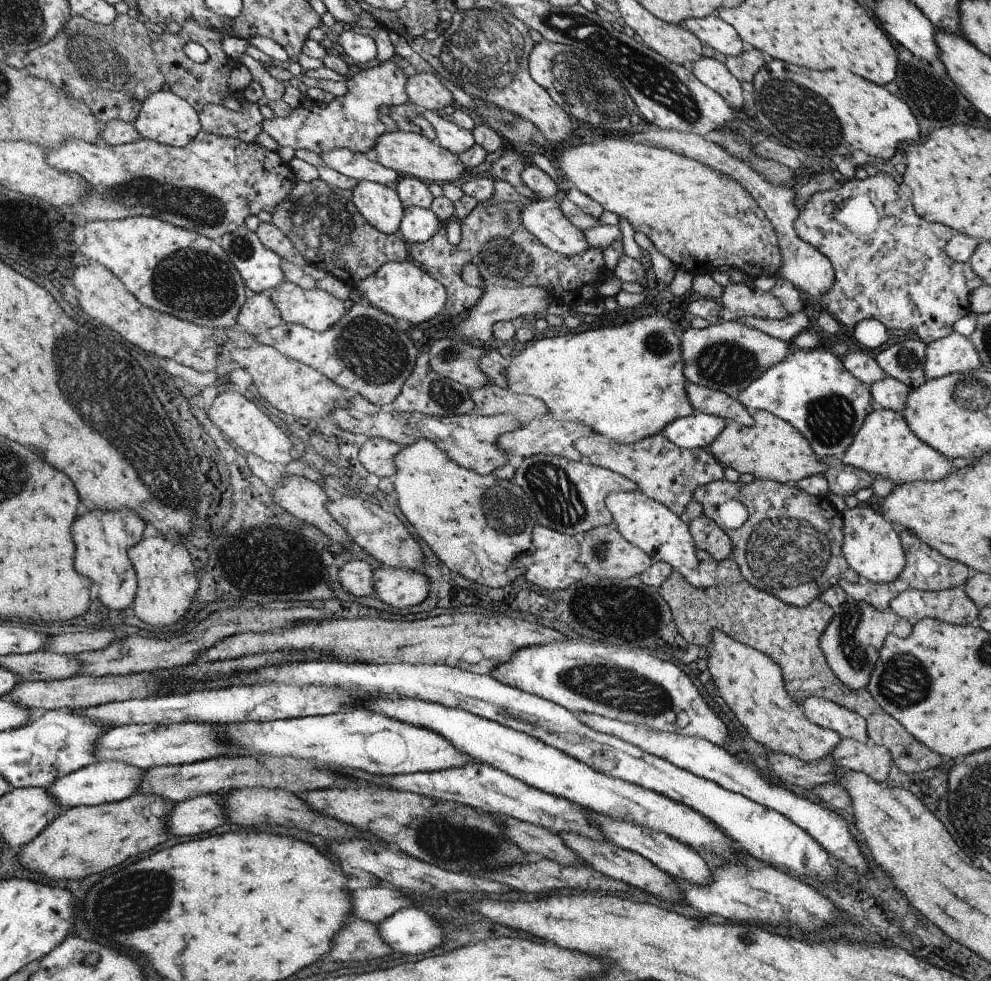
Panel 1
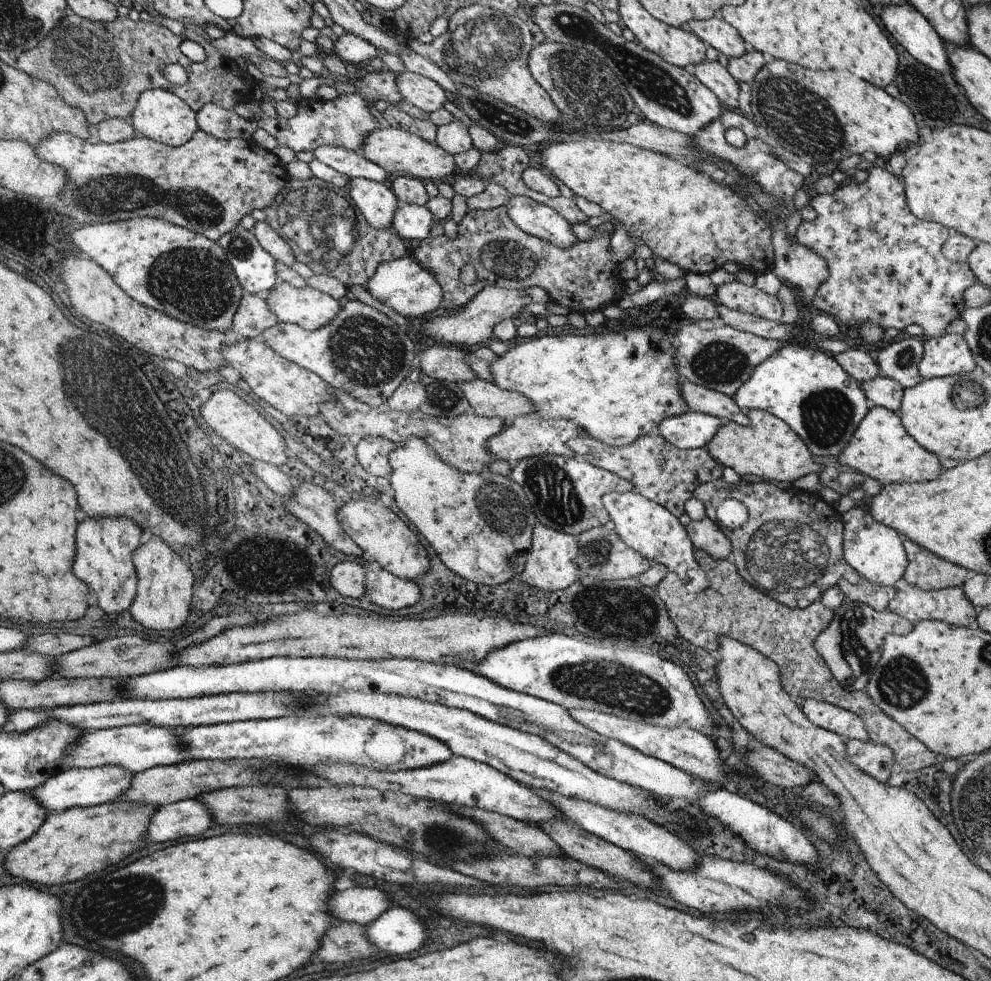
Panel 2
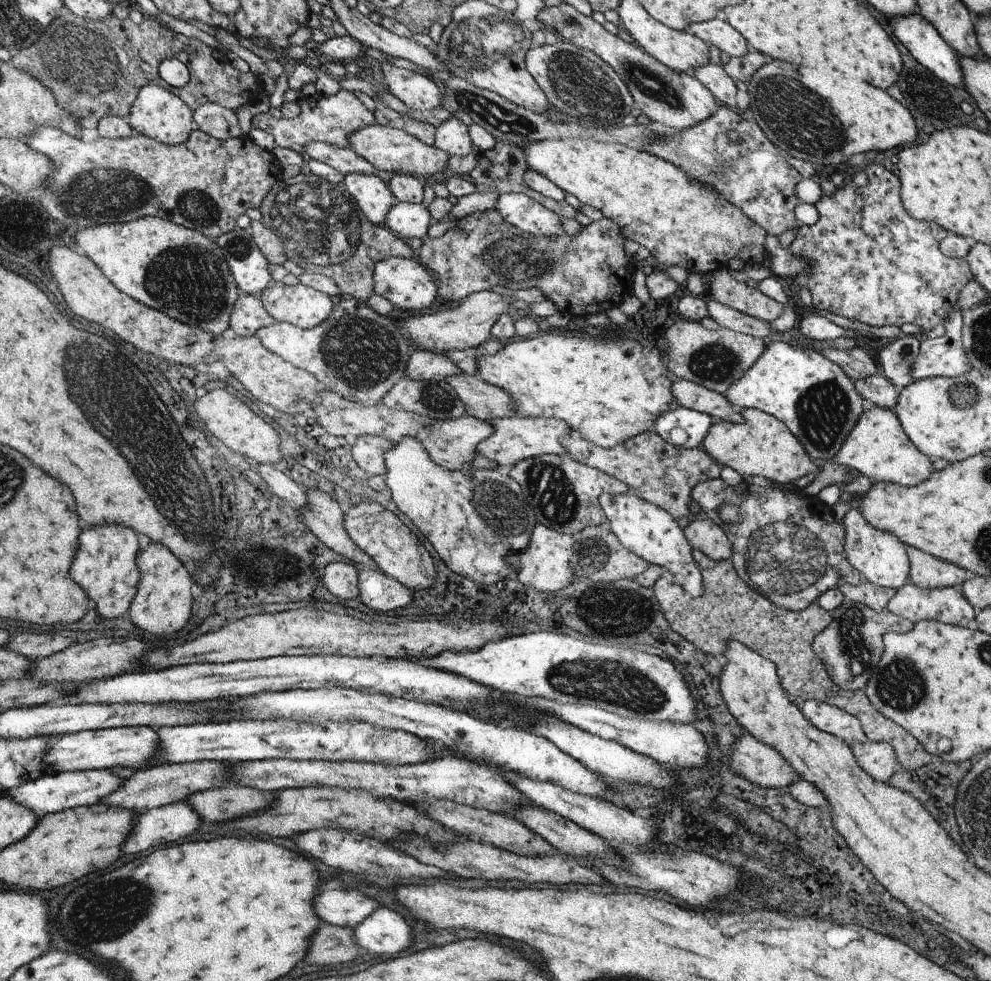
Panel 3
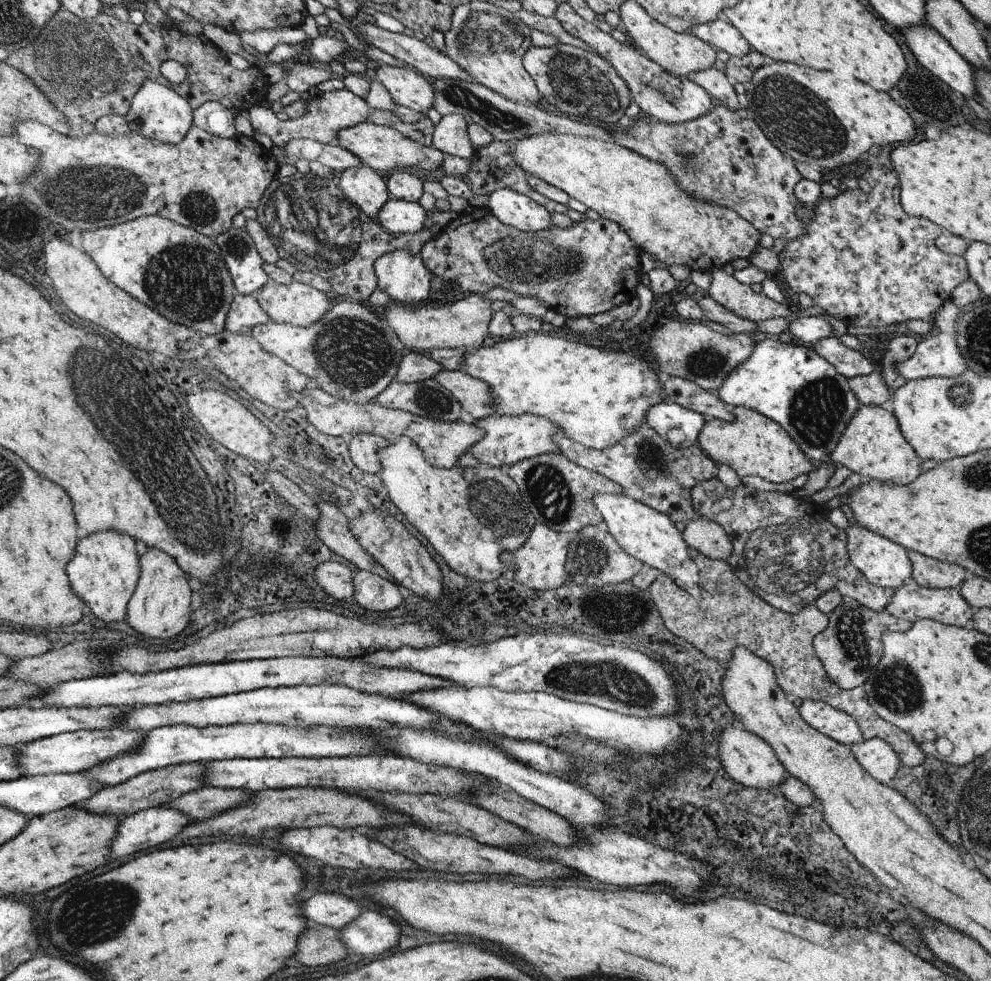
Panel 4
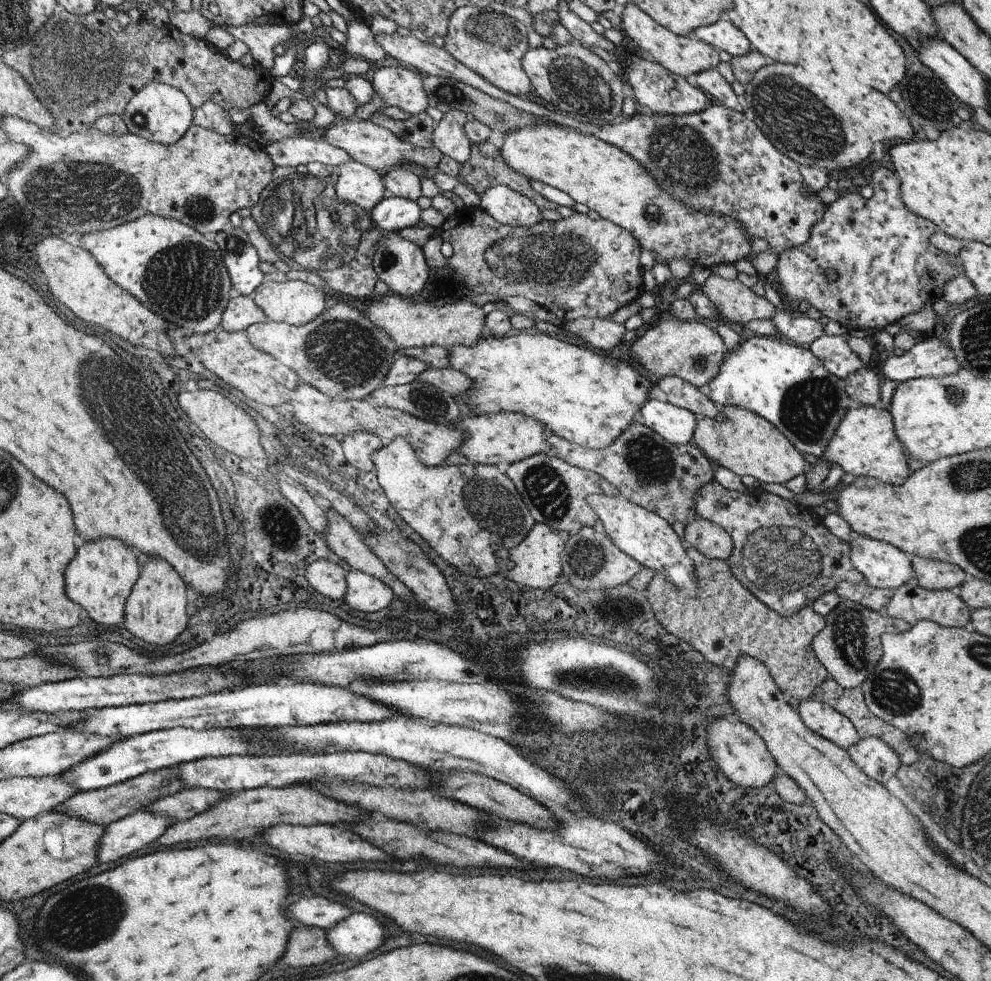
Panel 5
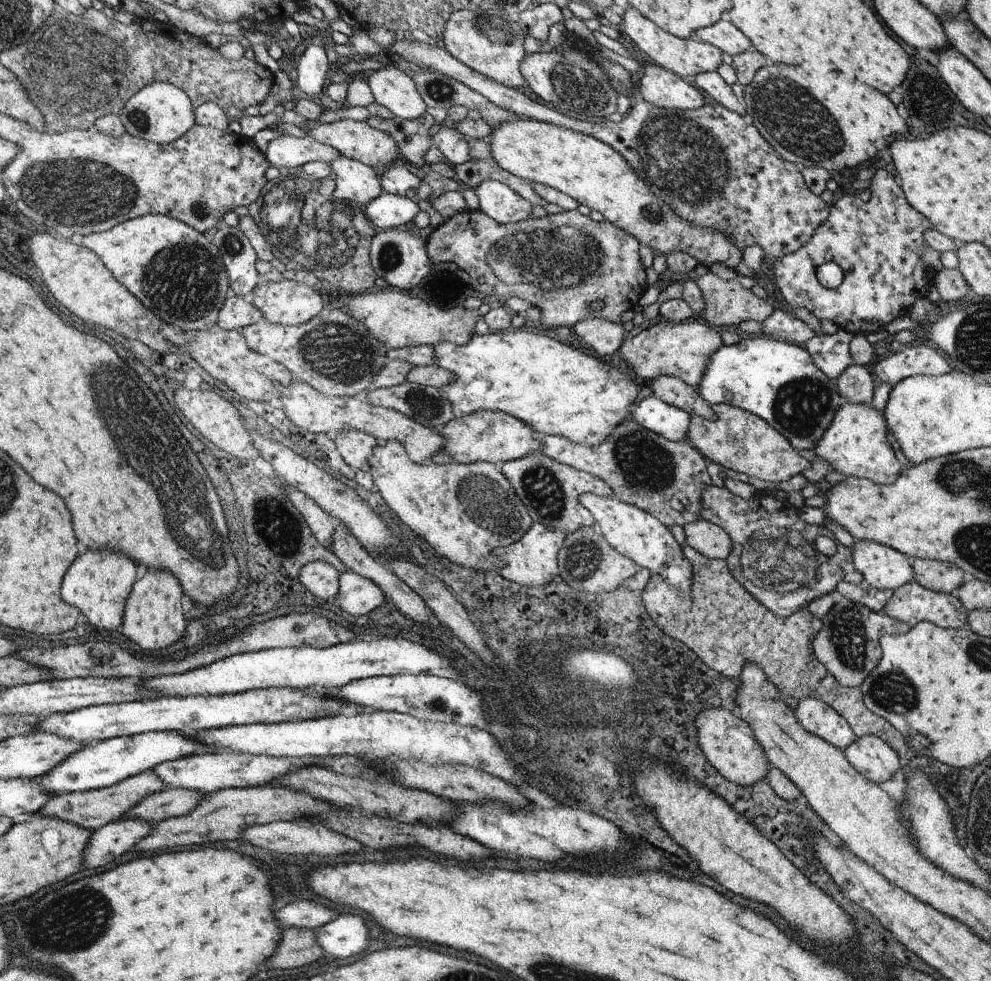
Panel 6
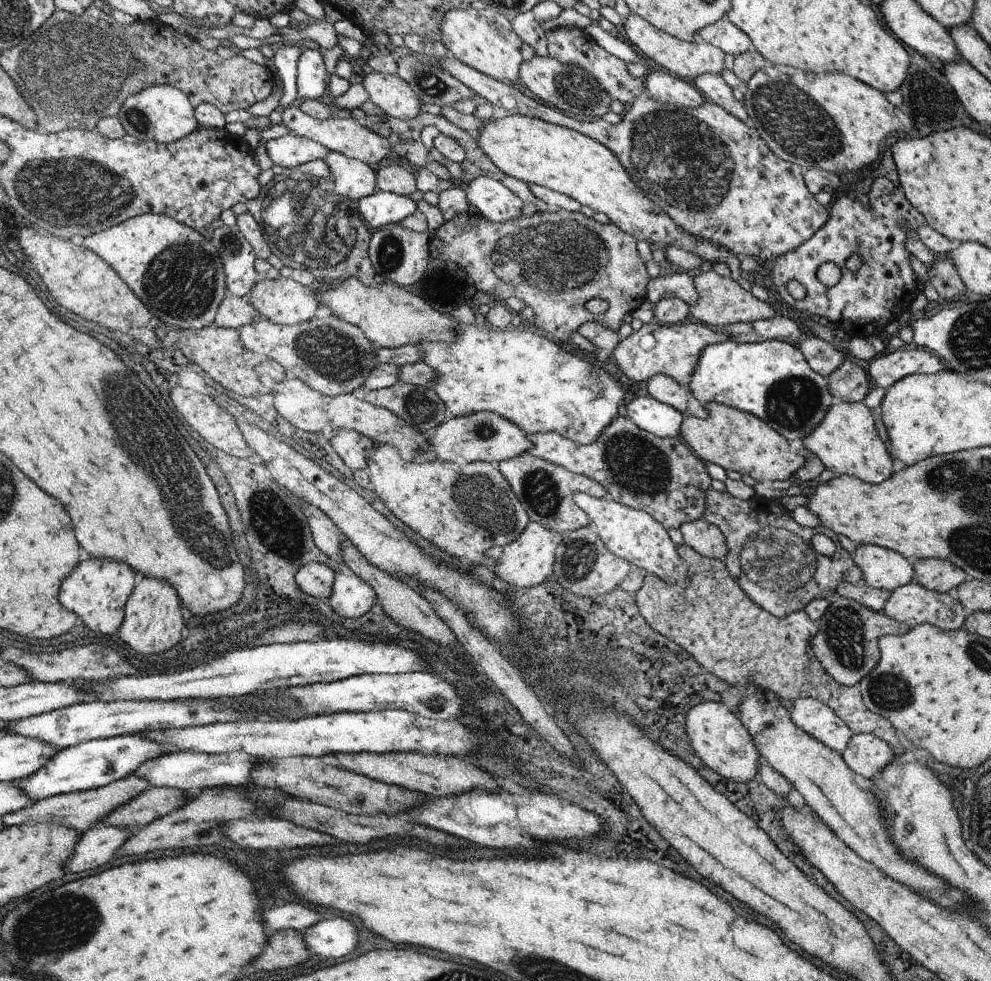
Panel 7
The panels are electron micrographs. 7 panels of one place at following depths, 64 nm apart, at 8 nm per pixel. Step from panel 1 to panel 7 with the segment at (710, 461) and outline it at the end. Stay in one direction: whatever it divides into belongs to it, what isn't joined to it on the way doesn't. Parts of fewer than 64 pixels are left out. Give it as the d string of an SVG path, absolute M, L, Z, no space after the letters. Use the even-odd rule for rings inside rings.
M616 417L602 434L589 445L583 445L555 432L528 434L531 449L526 453L546 459L548 462L563 466L569 471L584 474L598 481L607 491L608 498L621 502L623 505L643 510L654 517L660 524L668 528L681 528L684 523L702 518L706 508L706 493L711 488L711 476L708 474L706 462L680 437L664 438L638 428L628 417Z

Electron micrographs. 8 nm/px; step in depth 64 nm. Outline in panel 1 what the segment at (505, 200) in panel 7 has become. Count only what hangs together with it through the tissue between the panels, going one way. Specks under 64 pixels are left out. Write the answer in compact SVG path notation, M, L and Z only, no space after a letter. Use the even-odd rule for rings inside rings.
M557 186L558 192L550 198L530 206L519 203L523 225L550 250L567 257L583 255L592 247L584 233L563 213L560 202L566 197L566 192Z

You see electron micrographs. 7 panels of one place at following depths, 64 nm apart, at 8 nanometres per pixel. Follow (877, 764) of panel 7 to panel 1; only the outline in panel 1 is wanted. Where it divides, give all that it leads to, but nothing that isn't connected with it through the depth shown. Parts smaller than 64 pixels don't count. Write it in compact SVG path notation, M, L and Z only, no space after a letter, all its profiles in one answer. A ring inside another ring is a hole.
M842 739L832 750L831 755L826 755L820 760L810 762L803 761L795 756L768 751L768 762L773 772L780 778L782 784L791 784L792 786L802 786L802 788L814 789L826 783L836 784L835 769L845 769L864 773L866 776L873 778L877 783L884 782L888 778L890 766L893 764L892 757L888 748L882 745L876 745L871 742L858 742L854 739Z

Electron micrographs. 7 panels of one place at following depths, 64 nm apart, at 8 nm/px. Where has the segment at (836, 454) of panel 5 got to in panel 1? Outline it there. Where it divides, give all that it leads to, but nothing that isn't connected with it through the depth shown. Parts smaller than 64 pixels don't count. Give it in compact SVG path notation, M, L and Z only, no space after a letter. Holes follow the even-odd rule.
M875 406L866 417L852 444L842 455L849 468L862 468L869 474L880 474L898 485L907 482L941 481L954 472L952 460L922 442L908 426L902 413Z

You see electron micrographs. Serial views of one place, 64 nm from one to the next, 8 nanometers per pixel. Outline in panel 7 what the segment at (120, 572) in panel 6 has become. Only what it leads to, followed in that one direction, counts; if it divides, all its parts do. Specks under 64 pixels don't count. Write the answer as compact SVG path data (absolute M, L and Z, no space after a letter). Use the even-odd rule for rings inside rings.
M88 558L66 578L66 586L62 586L62 606L74 611L82 618L82 625L100 632L104 636L116 634L124 624L125 606L129 602L136 584L134 570L116 560L106 560L106 558Z

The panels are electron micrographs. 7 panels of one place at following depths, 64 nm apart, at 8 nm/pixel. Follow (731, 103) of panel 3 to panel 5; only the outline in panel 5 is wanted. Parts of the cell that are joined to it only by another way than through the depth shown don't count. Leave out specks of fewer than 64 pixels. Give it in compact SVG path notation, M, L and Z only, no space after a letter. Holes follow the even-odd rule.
M709 68L698 73L693 77L692 82L707 94L712 103L722 104L726 108L743 112L731 84L722 77L717 68Z

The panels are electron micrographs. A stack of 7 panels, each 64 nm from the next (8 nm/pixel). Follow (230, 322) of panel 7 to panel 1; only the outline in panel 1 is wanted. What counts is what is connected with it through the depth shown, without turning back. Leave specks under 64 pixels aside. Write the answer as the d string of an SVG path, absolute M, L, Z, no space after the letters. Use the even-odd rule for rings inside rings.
M253 293L241 309L237 322L237 326L244 332L265 337L271 328L282 324L283 320L279 308L270 297Z

